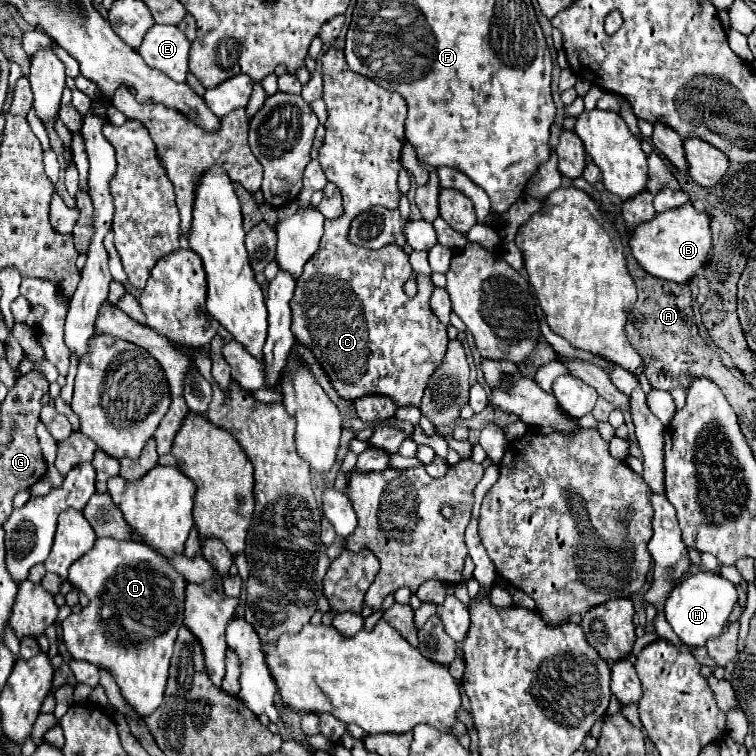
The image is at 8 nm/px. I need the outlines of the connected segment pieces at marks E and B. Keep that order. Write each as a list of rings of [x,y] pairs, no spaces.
[[[153,25],[147,31],[139,53],[149,67],[183,83],[189,73],[189,39],[177,25]]]
[[[685,203],[679,209],[655,215],[649,223],[639,225],[631,233],[631,253],[639,265],[653,277],[687,283],[709,263],[709,251],[713,247],[711,217],[705,211],[697,211],[693,203]]]

